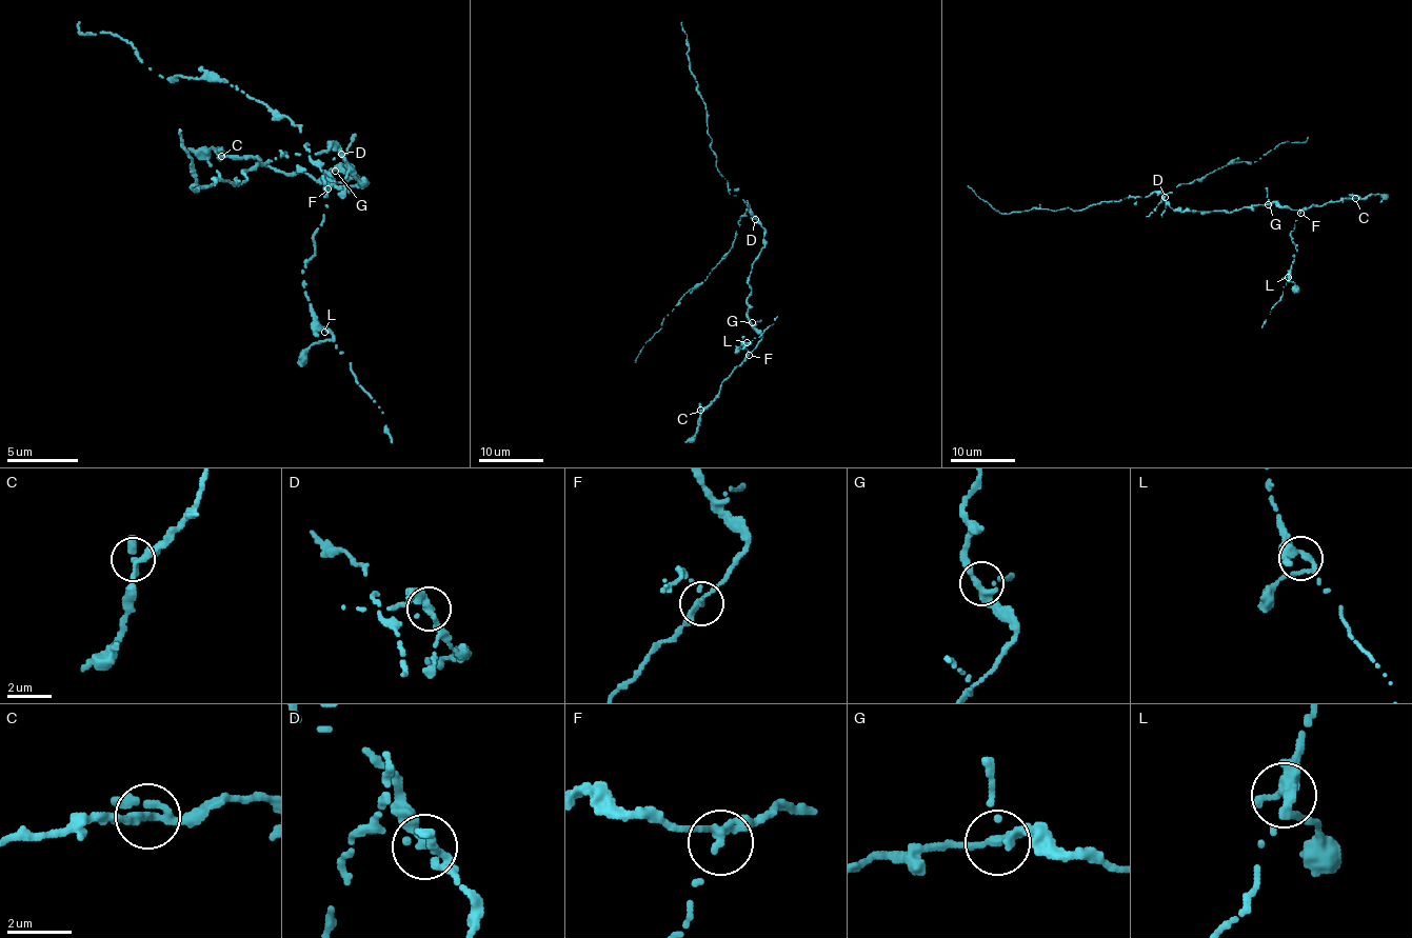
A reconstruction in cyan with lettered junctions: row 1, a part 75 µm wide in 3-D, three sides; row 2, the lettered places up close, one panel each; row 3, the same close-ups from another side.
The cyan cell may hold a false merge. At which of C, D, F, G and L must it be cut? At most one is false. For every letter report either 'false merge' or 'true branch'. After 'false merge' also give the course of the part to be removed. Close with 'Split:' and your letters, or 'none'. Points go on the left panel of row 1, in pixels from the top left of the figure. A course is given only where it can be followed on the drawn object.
C: true branch
D: false merge; foreign part runs (342, 153), (324, 163), (314, 160), (285, 117), (229, 81), (150, 71), (117, 35), (82, 35), (78, 21)
F: true branch
G: true branch
L: true branch
Split: D

